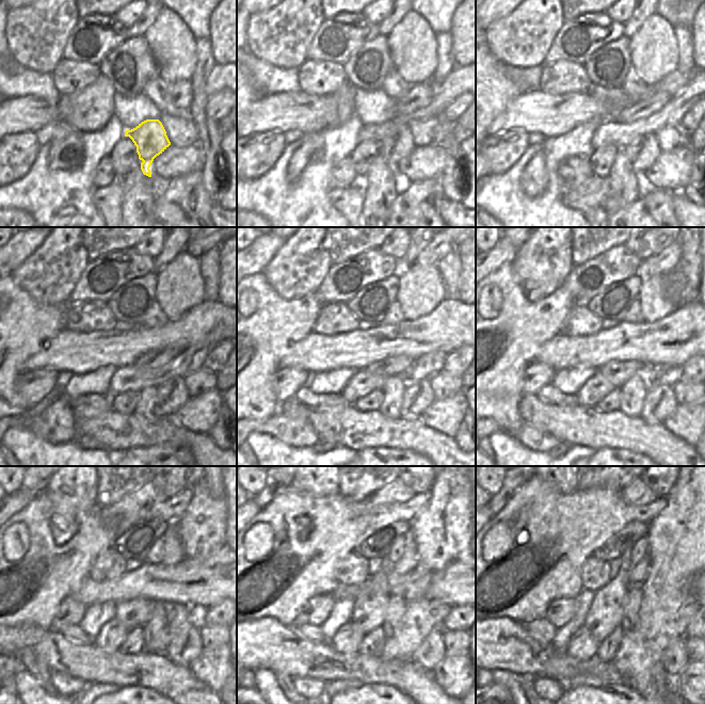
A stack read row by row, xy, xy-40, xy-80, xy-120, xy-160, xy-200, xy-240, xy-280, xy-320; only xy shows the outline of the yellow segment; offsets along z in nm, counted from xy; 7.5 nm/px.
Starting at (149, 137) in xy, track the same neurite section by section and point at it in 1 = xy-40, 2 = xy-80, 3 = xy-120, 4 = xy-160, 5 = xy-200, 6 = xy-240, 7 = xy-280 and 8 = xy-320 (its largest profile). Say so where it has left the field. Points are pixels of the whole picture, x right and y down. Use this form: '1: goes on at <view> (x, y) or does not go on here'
1: goes on at xy-40 (398, 146)
2: goes on at xy-80 (642, 156)
3: goes on at xy-120 (172, 394)
4: goes on at xy-160 (417, 396)
5: goes on at xy-200 (659, 401)
6: goes on at xy-240 (186, 644)
7: goes on at xy-280 (431, 651)
8: goes on at xy-320 (675, 657)

